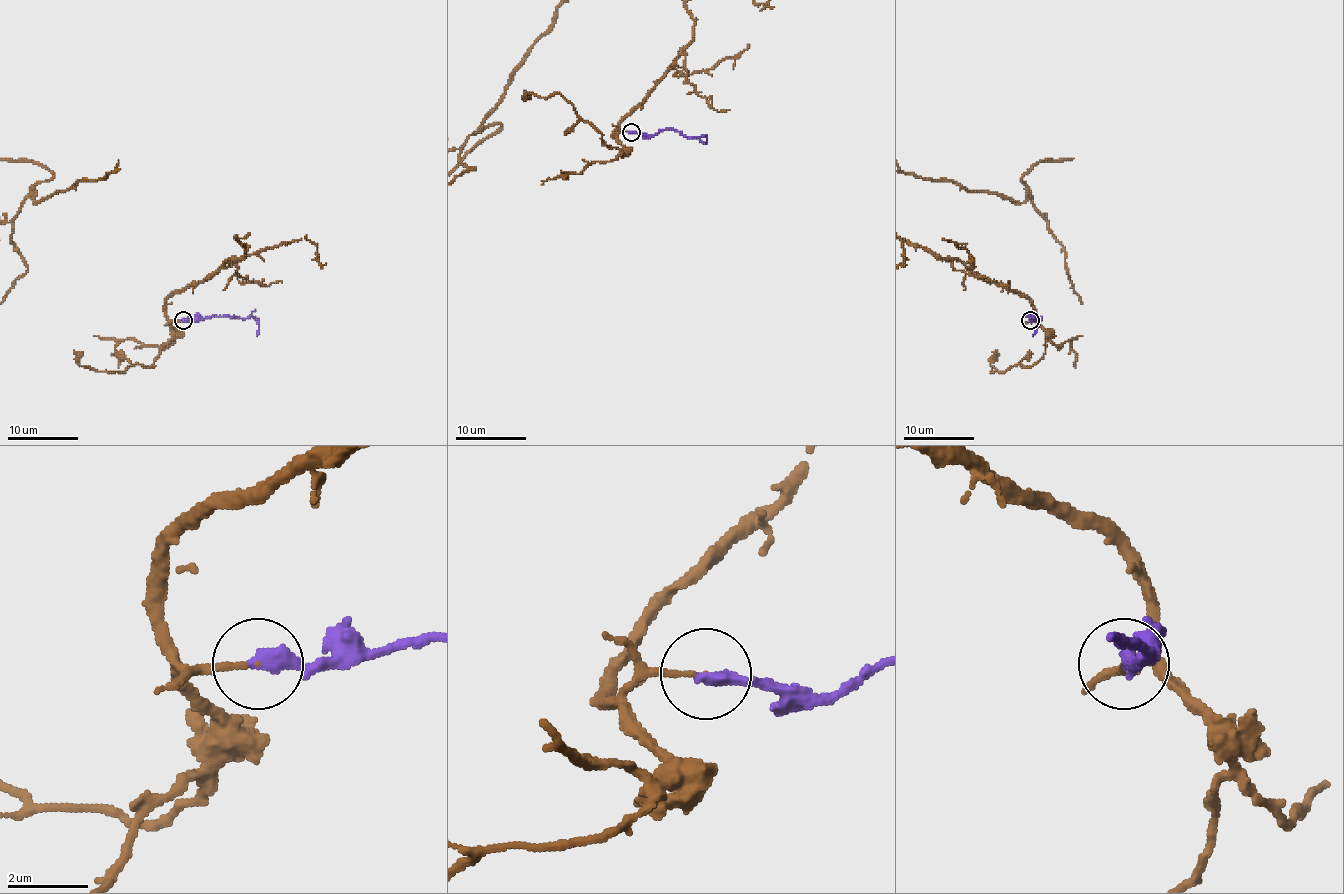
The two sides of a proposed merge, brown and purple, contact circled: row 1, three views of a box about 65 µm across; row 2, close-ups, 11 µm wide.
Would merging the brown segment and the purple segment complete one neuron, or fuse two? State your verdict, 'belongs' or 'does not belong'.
belongs

